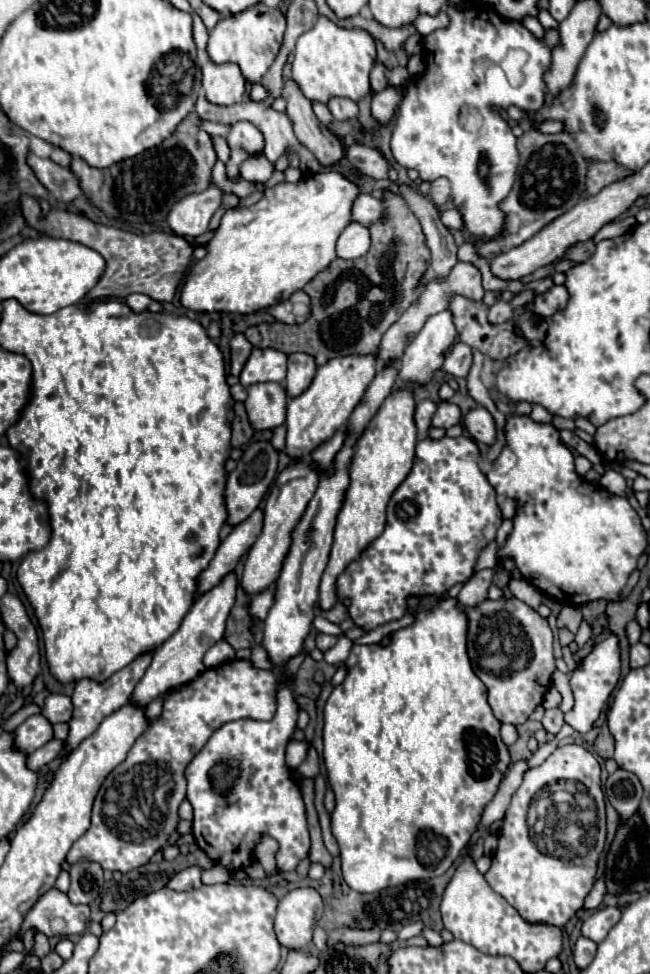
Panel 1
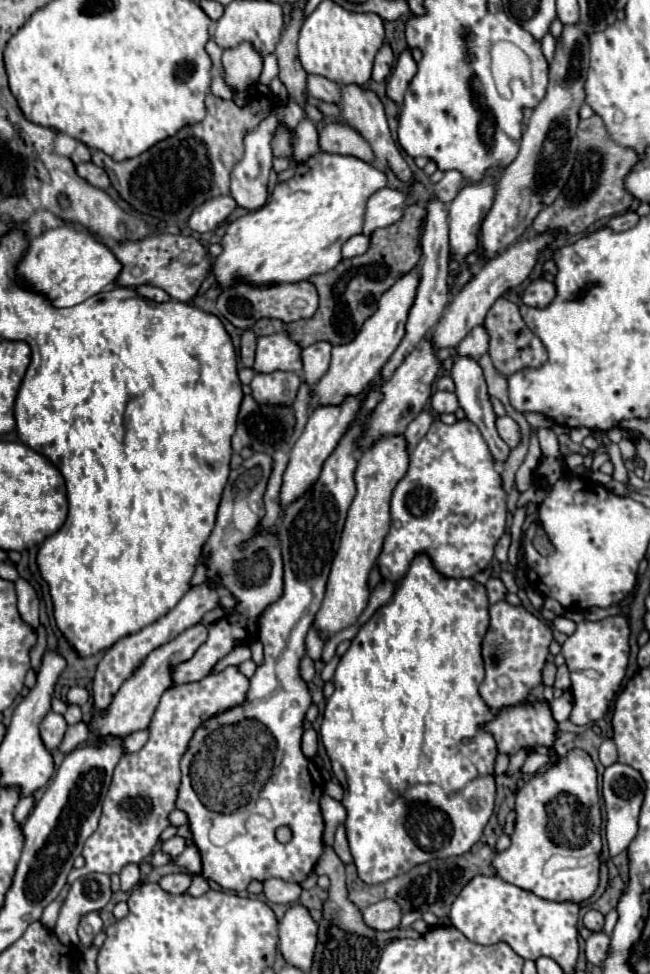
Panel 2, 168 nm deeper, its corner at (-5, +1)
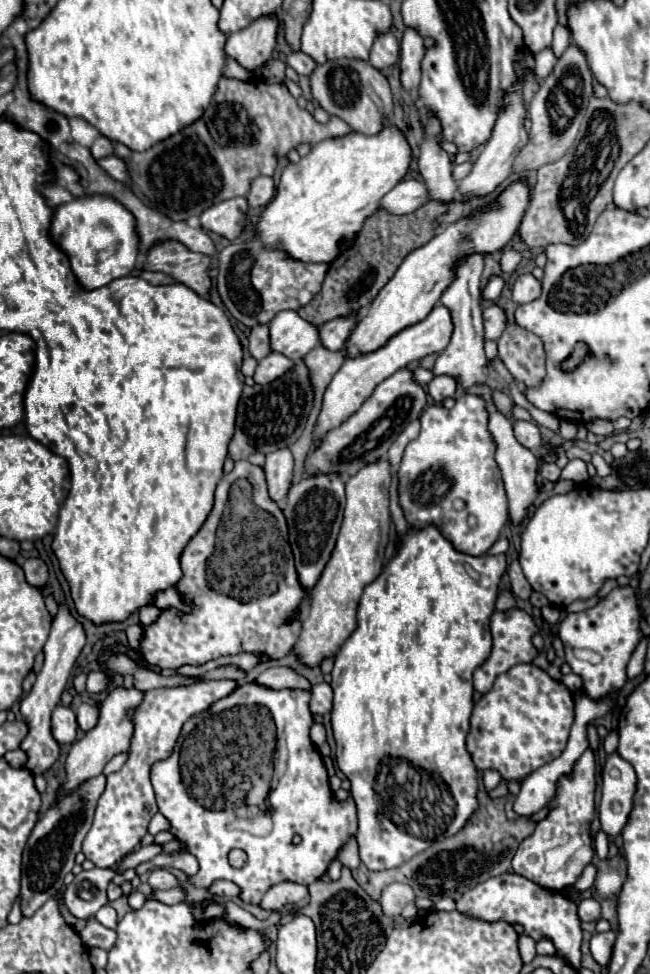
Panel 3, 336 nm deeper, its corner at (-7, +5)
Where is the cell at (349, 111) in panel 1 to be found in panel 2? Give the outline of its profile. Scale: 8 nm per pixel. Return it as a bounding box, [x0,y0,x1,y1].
[307,74,341,102]

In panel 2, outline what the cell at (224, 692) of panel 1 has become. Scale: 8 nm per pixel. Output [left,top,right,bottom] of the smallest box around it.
[83,666,249,874]

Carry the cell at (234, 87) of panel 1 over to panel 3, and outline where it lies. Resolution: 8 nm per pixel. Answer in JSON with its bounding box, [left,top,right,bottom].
[225,16,279,72]

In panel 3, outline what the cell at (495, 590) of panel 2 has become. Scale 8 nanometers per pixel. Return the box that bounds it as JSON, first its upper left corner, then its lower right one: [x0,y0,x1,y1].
[495,590,515,610]

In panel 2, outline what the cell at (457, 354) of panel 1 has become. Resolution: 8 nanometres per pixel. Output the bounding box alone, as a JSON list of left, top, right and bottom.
[457,326,489,358]

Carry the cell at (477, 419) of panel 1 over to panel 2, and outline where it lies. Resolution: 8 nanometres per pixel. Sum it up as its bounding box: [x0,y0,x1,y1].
[497,416,521,448]

